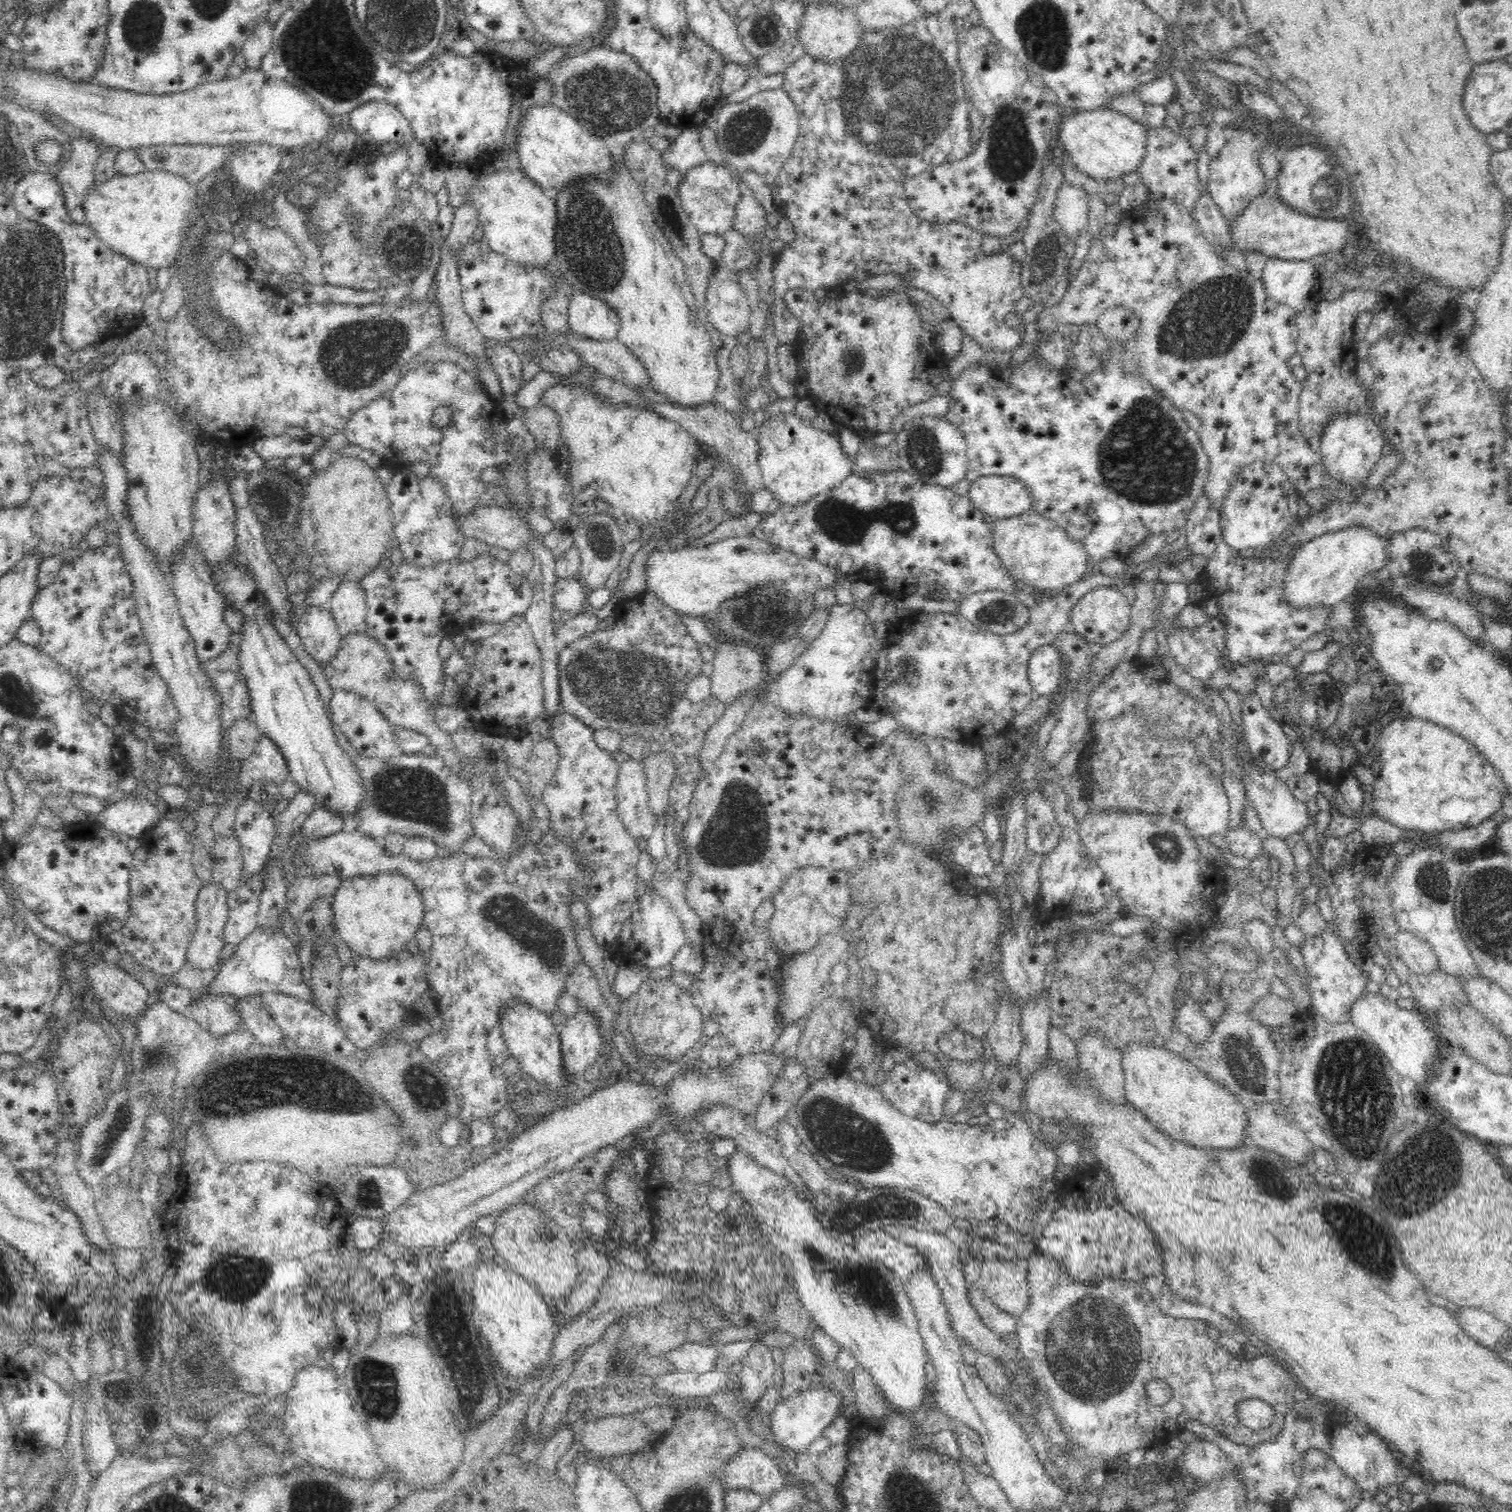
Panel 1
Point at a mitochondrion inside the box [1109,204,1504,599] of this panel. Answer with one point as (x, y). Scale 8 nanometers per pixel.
(1210, 319)

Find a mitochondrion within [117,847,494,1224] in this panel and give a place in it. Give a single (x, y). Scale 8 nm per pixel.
(322, 1090)

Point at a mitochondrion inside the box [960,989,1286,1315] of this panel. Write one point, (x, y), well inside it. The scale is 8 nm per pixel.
(1245, 1063)

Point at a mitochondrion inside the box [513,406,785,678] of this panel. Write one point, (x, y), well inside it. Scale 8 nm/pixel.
(601, 546)

